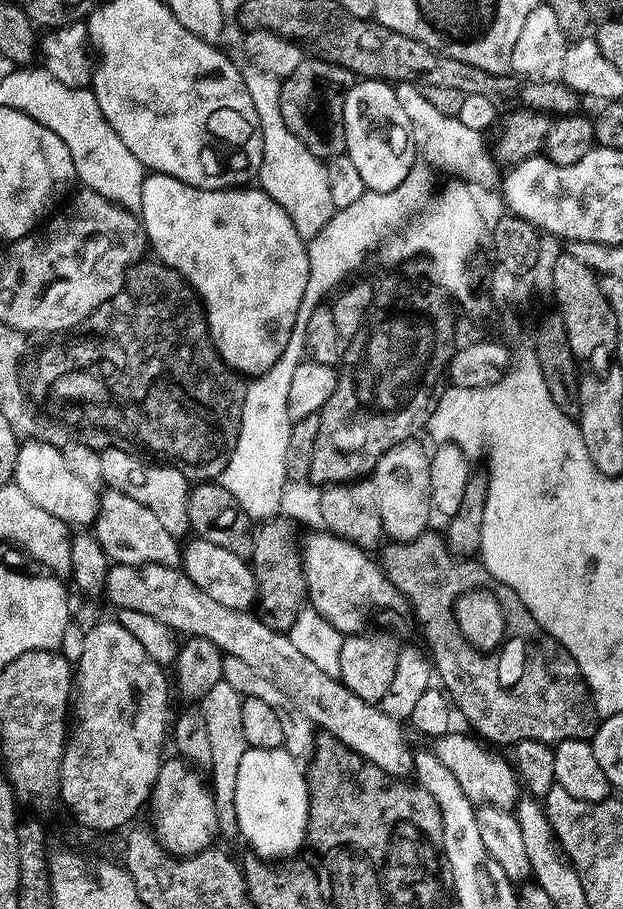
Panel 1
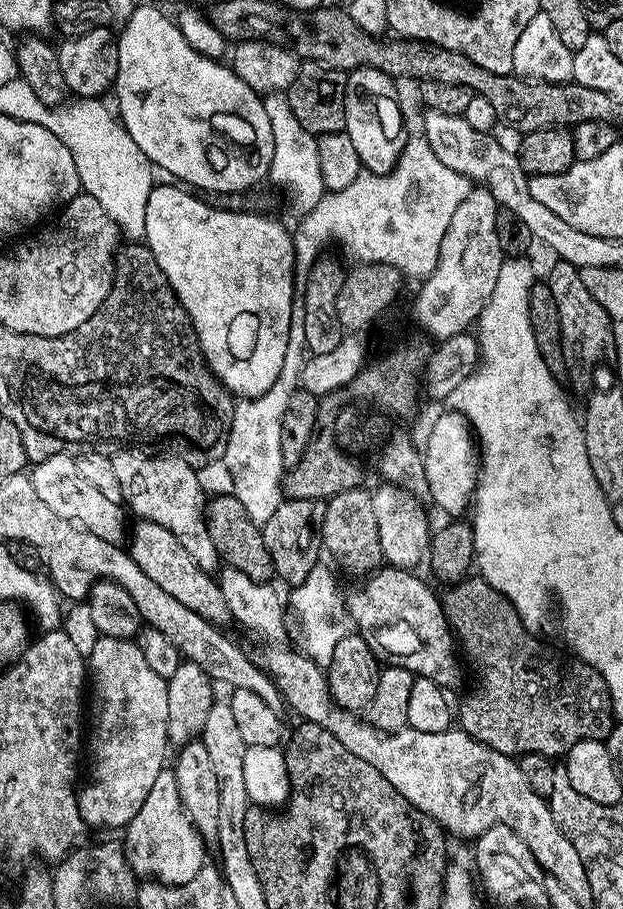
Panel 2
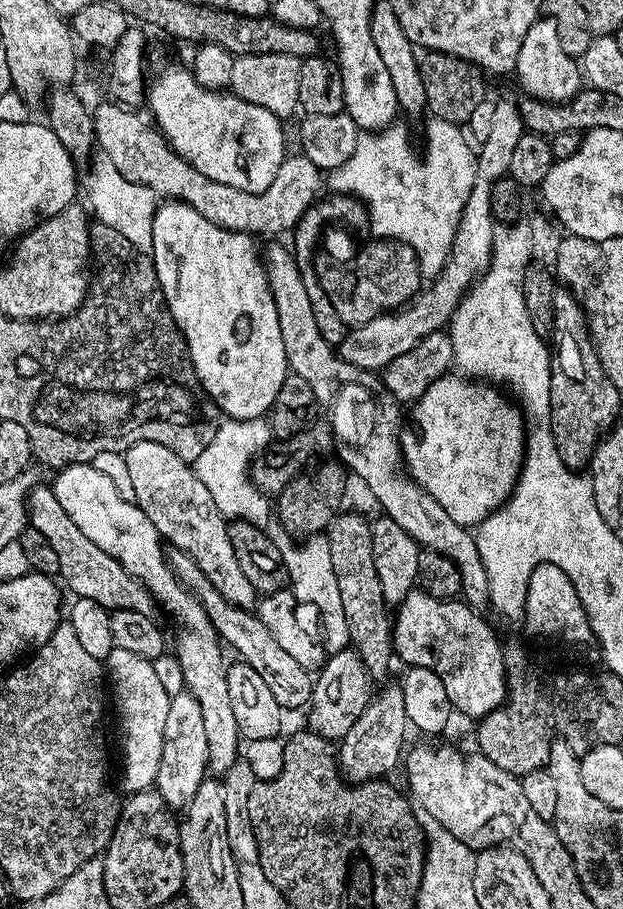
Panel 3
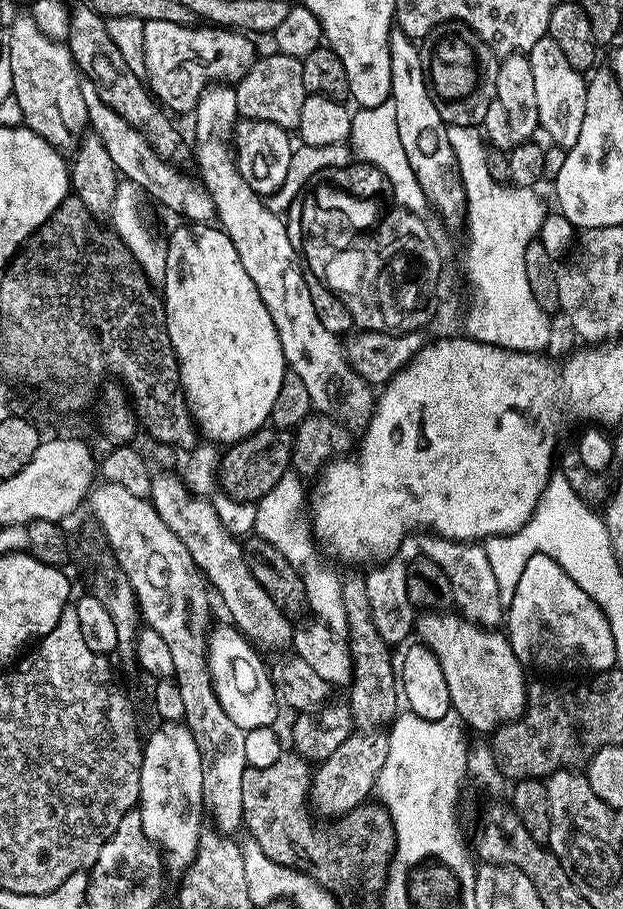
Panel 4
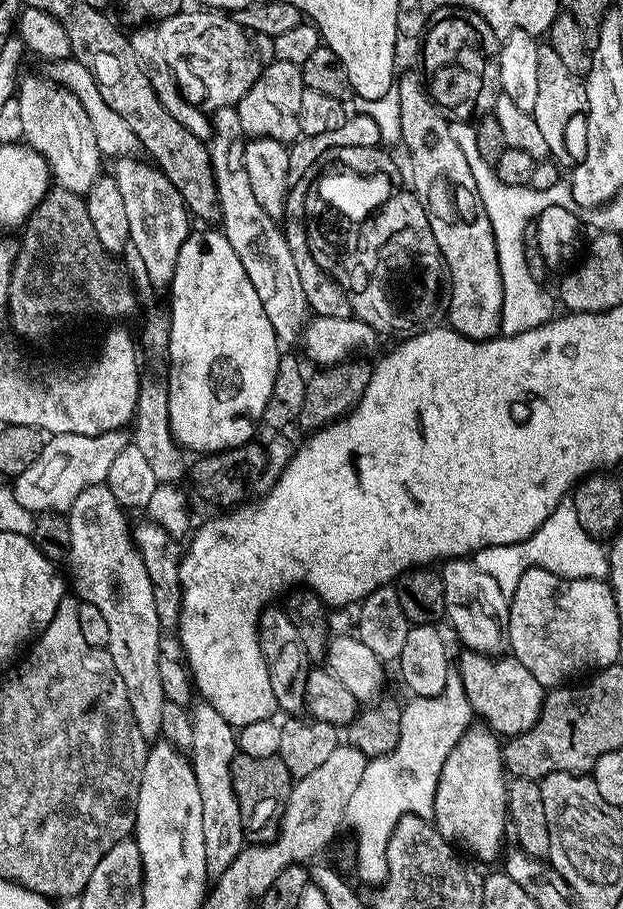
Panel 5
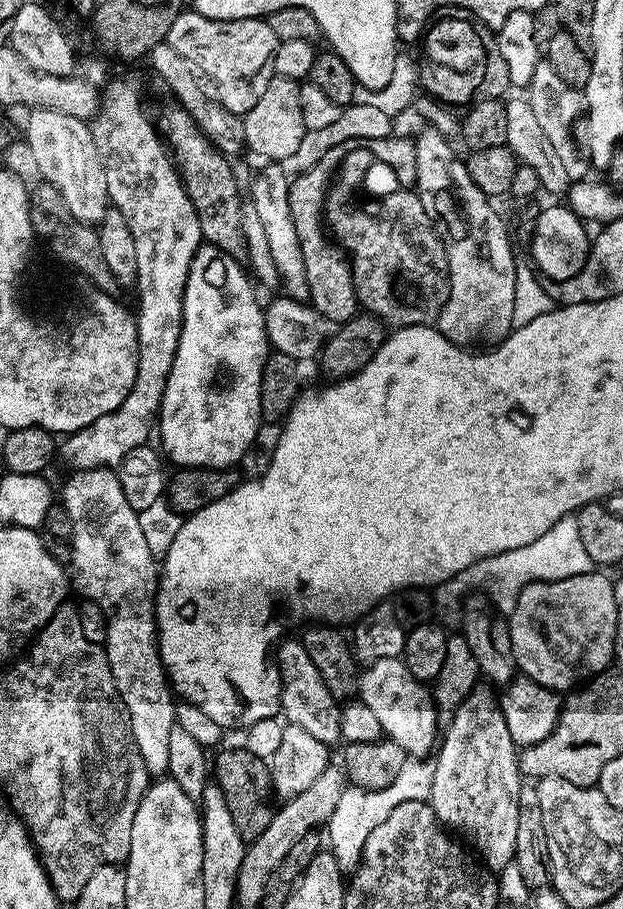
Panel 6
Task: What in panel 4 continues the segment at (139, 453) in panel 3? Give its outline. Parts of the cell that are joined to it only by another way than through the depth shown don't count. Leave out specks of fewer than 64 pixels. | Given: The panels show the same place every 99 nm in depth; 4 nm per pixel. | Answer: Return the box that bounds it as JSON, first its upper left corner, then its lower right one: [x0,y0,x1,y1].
[147,472,294,649]

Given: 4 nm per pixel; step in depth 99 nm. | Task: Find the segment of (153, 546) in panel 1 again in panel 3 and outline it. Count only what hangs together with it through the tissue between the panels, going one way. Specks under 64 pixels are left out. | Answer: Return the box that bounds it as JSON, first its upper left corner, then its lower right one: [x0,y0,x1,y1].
[166,547,314,710]

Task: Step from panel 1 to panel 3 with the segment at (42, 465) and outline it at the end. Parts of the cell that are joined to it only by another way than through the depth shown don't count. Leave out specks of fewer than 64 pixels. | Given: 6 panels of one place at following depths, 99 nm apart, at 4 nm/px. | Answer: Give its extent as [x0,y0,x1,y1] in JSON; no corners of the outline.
[51,462,242,774]

